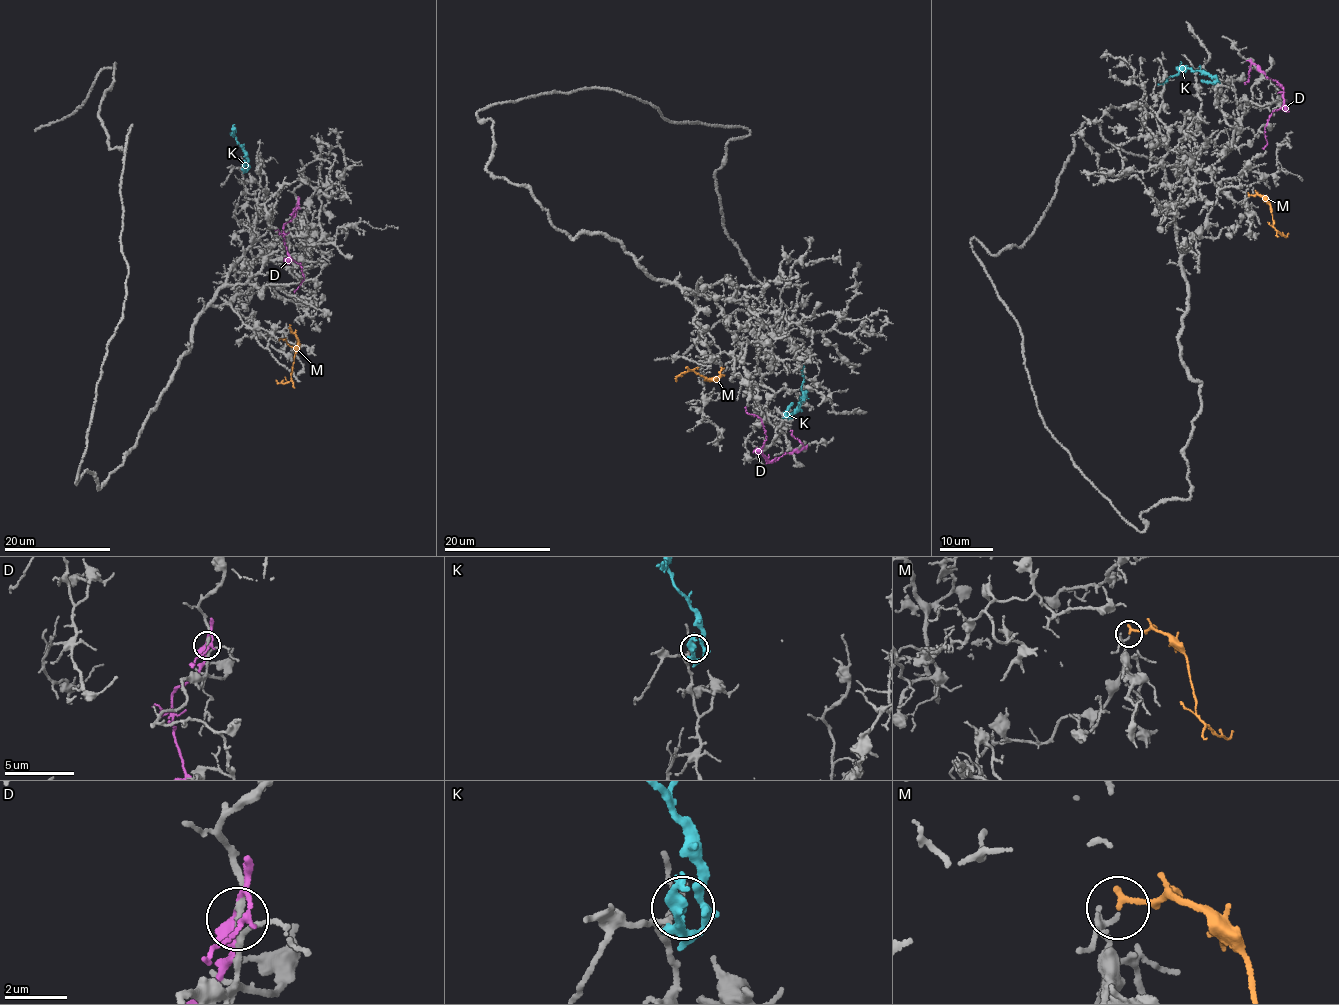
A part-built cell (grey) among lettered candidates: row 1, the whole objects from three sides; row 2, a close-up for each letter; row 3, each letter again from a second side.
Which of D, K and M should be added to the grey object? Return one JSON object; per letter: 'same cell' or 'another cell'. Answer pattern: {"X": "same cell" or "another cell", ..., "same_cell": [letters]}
{"D": "another cell", "K": "another cell", "M": "same cell", "same_cell": ["M"]}

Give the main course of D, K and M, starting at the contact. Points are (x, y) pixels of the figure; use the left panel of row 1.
D: (296, 206), (291, 220), (283, 224), (287, 254), (300, 264), (304, 276), (294, 293)
K: (244, 166), (246, 159), (232, 133)
M: (290, 328), (297, 343), (290, 381), (282, 383), (276, 380)

